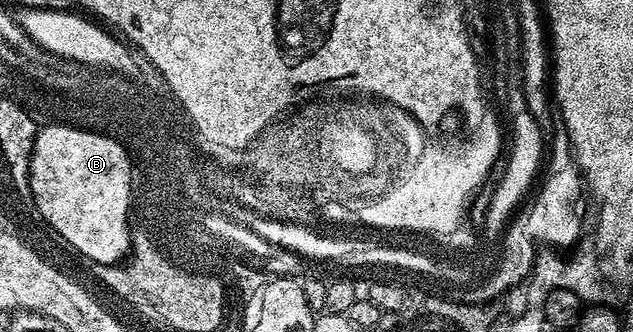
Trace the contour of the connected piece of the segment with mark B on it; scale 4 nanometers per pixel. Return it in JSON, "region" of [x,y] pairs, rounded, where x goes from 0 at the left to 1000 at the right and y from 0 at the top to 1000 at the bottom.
{"region":[[[79,392],[63,407],[63,419],[54,428],[54,452],[47,476],[47,512],[44,515],[44,566],[55,614],[55,633],[63,642],[65,657],[92,699],[136,780],[161,795],[179,795],[194,786],[204,768],[205,738],[202,729],[202,614],[196,590],[202,590],[202,494],[196,494],[196,458],[177,434],[177,422],[158,422],[158,410],[133,410],[133,398],[107,398],[106,392]]]}

